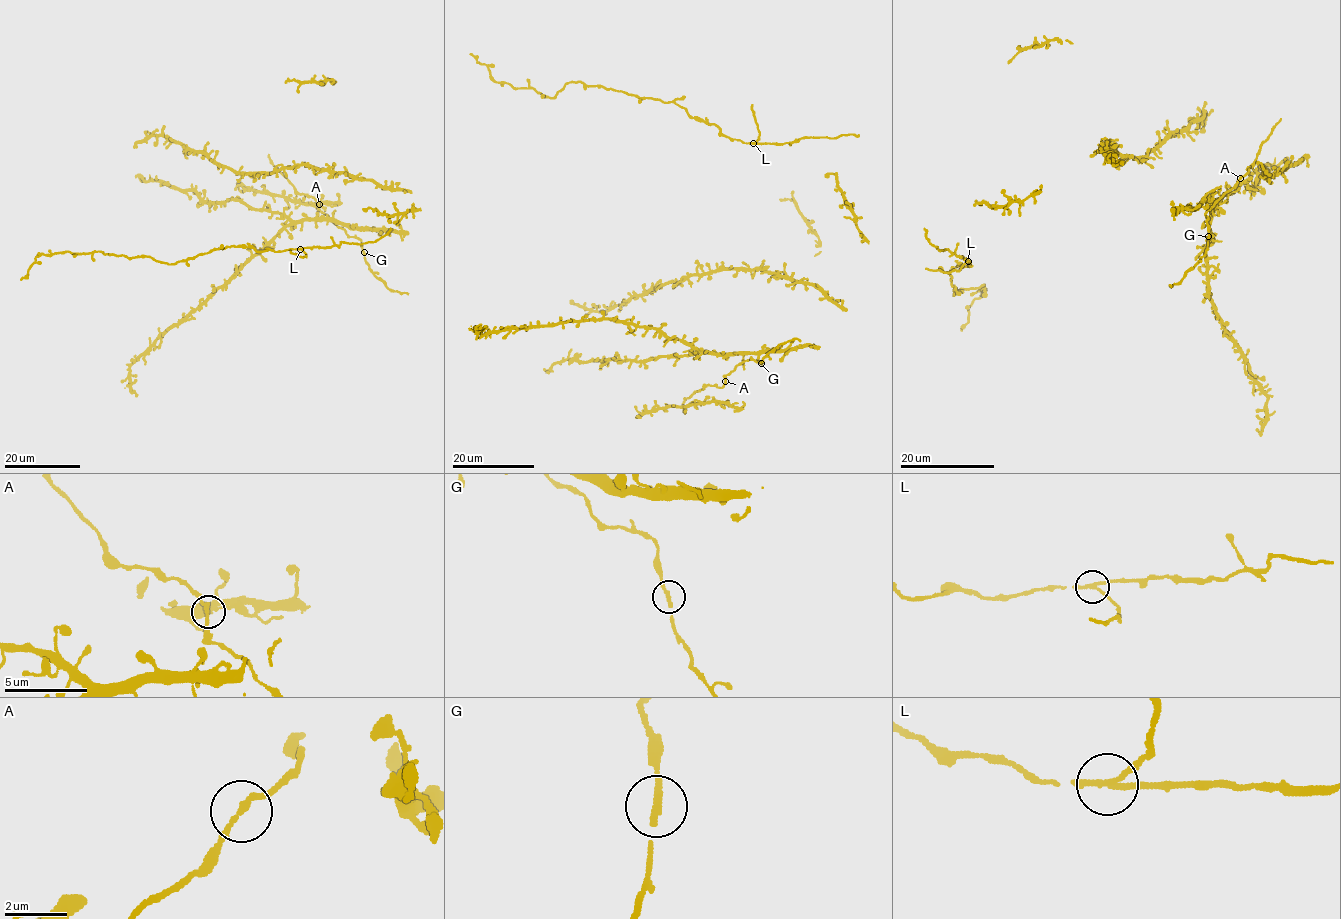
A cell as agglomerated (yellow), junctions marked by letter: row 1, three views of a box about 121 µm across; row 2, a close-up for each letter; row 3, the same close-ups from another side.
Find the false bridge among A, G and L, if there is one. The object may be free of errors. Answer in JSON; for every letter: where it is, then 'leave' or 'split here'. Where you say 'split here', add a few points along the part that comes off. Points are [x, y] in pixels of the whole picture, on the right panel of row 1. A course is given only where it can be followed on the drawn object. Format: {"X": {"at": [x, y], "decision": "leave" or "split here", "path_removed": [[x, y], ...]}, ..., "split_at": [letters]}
{"A": {"at": [1240, 178], "decision": "leave"}, "G": {"at": [1208, 236], "decision": "leave"}, "L": {"at": [968, 261], "decision": "split here", "path_removed": [[968, 260], [958, 270], [945, 273], [925, 268]]}, "split_at": ["L"]}

